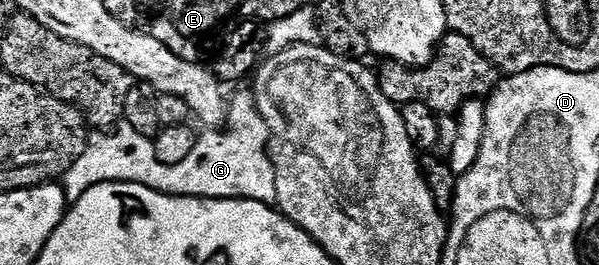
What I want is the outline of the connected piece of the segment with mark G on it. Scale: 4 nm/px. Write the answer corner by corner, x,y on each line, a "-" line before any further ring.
242,91
229,100
226,108
226,122
221,129
210,129
199,134
196,149
180,165
164,165
156,157
153,139
136,133
136,129
122,125
109,133
98,133
89,140
80,157
64,176
66,202
72,205
98,183
135,183
148,189
156,189
165,195
183,195
193,199
251,199
257,203
276,204
276,173
270,160
270,130
258,108
253,94

